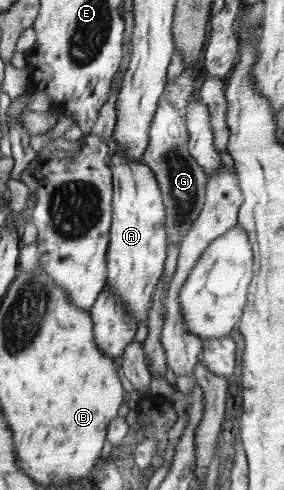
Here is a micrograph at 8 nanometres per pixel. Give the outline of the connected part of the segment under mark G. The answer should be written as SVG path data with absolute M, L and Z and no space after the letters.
M160 97L158 109L154 113L152 126L150 129L150 143L144 153L144 163L154 171L158 189L162 193L162 203L166 209L166 229L167 240L180 247L182 239L190 231L194 220L198 219L202 207L204 207L204 195L206 195L205 184L208 179L204 169L190 155L188 151L189 132L182 115L166 97Z

